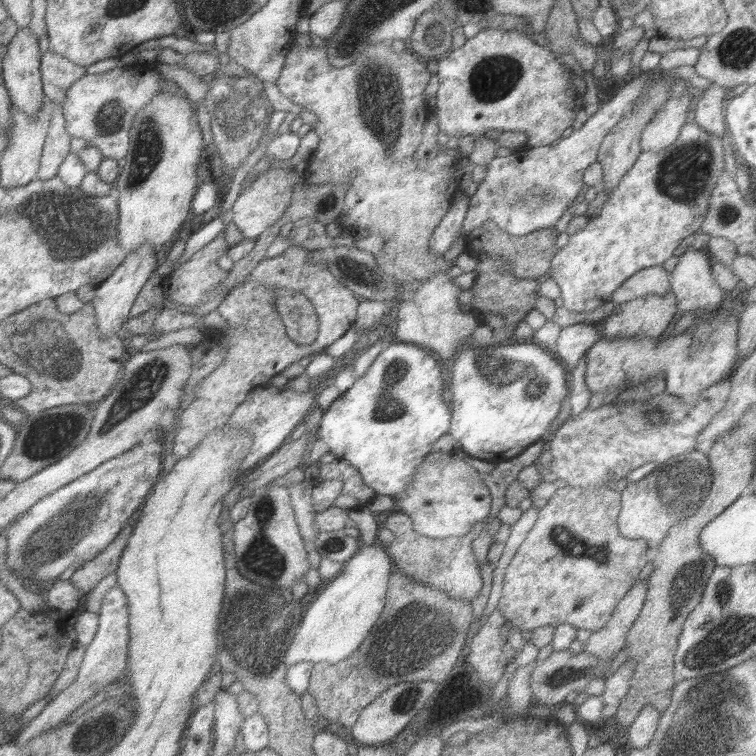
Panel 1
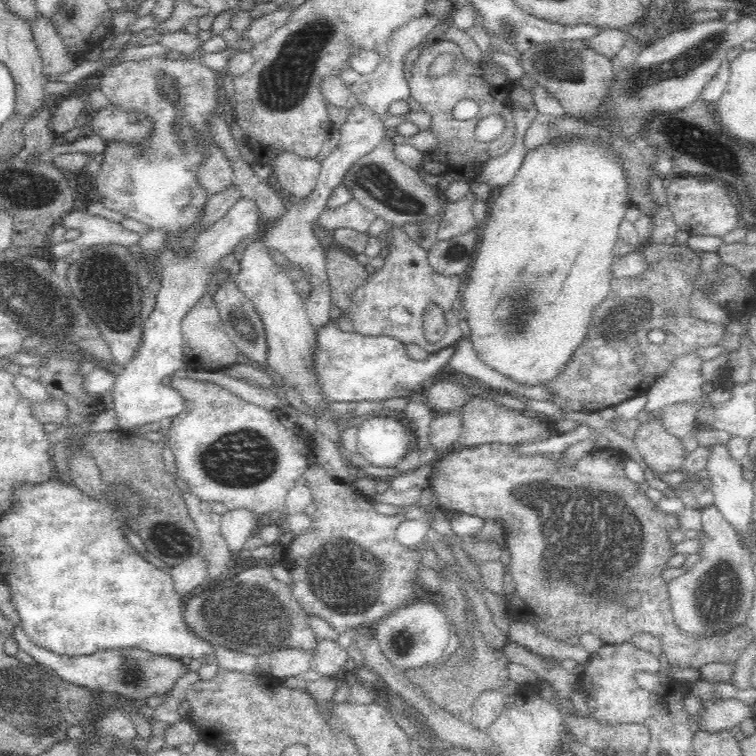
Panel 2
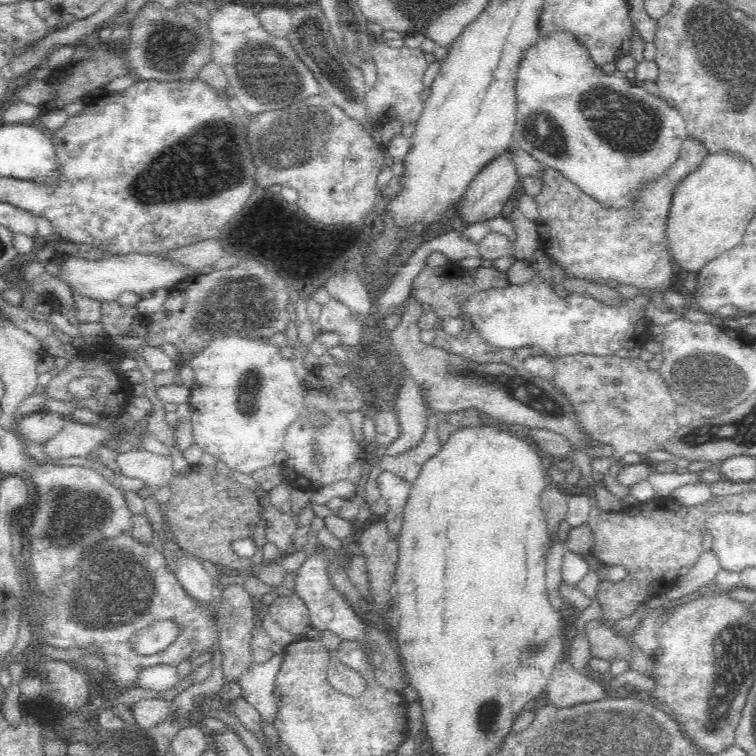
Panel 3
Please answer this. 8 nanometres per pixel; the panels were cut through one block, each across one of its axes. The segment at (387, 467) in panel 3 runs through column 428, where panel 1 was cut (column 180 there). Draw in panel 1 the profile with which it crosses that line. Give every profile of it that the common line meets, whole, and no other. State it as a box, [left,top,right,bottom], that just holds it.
[173,248,363,460]

